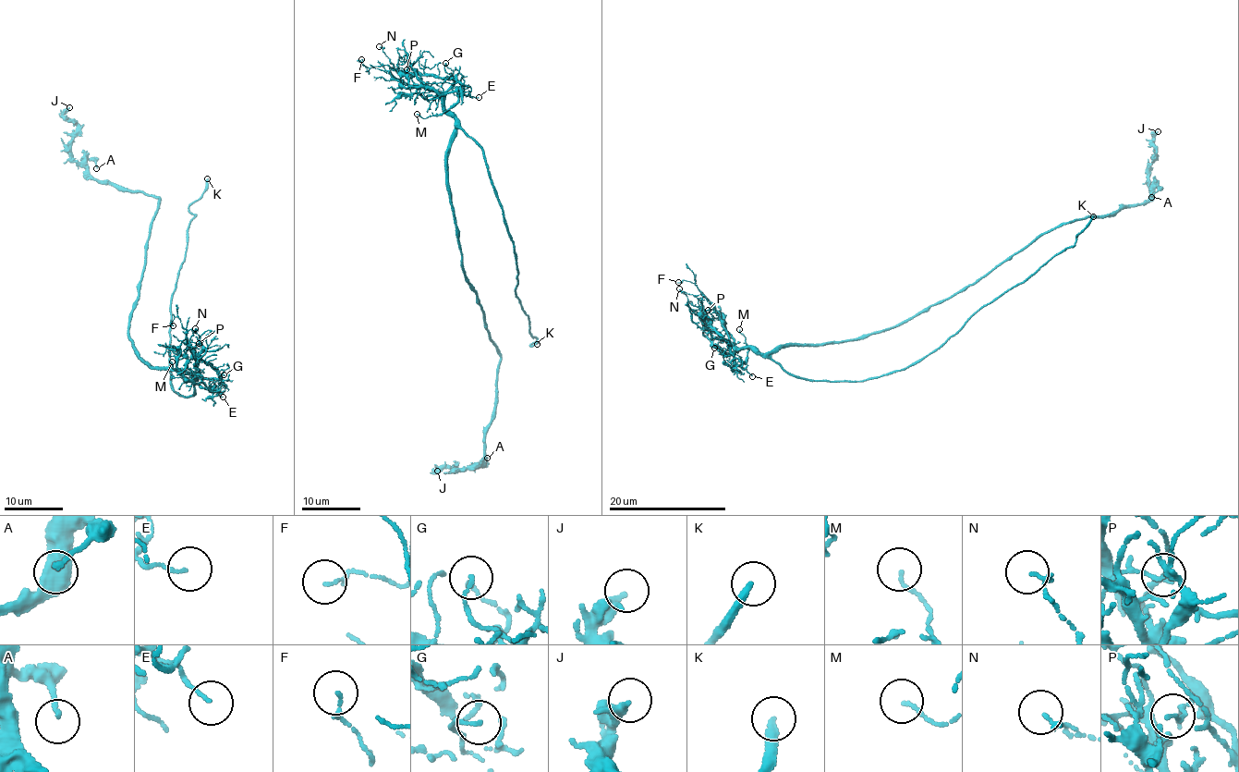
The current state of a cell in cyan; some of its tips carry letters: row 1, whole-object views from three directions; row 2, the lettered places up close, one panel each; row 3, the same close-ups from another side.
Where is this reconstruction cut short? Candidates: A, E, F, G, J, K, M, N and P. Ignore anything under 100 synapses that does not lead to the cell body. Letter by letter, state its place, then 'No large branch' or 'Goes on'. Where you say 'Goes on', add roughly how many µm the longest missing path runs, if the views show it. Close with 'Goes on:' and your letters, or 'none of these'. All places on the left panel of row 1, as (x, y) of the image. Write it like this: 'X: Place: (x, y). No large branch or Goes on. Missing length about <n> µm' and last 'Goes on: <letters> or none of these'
A: Place: (96, 168). No large branch
E: Place: (223, 397). No large branch
F: Place: (173, 325). No large branch
G: Place: (224, 374). No large branch
J: Place: (69, 107). No large branch
K: Place: (207, 178). Goes on. Missing length about 50 µm
M: Place: (172, 361). No large branch
N: Place: (195, 328). No large branch
P: Place: (199, 343). No large branch
Goes on: K

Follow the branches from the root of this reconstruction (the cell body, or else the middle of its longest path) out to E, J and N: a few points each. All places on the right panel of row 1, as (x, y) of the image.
E: (818, 345), (783, 347), (759, 354), (749, 348), (739, 349), (734, 355), (736, 363), (752, 376)
J: (818, 345), (857, 339), (904, 323), (1062, 224), (1143, 204), (1148, 196), (1147, 166), (1158, 131)
N: (818, 345), (783, 347), (759, 354), (749, 348), (739, 349), (705, 326), (702, 302), (696, 296), (679, 288)

